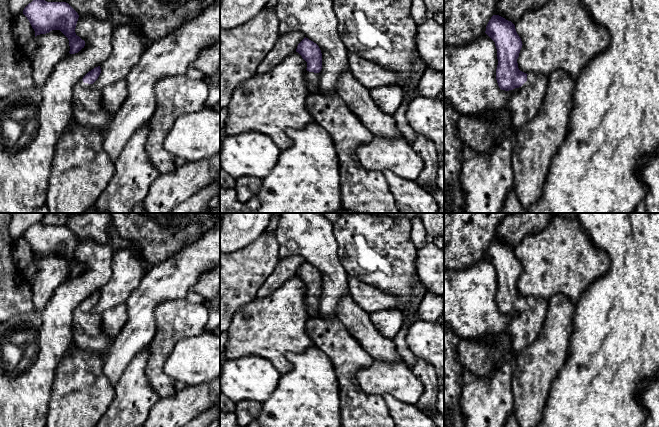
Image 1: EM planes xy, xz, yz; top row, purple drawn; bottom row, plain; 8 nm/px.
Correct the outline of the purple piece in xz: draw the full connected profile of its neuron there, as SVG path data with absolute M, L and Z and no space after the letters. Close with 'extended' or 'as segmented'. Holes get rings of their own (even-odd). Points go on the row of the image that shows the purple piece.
M305 37L298 44L296 52L307 62L305 81L308 90L310 93L319 93L319 72L322 69L322 53L319 46Z | extended

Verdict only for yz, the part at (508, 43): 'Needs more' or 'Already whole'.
Needs more

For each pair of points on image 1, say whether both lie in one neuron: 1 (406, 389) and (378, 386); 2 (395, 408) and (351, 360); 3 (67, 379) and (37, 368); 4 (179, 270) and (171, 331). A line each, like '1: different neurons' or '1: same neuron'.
1: same neuron
2: different neurons
3: different neurons
4: different neurons

